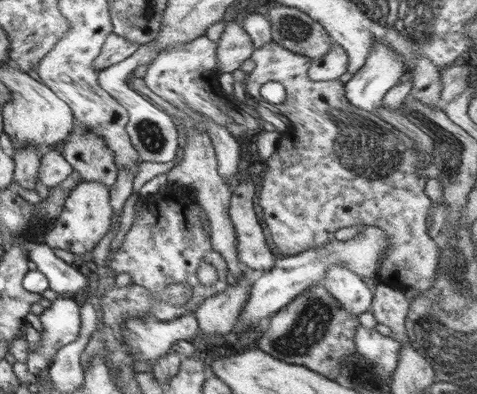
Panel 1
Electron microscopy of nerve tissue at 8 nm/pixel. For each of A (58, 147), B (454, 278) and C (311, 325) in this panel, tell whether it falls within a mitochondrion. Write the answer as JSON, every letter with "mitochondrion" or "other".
{"A":"other","B":"mitochondrion","C":"mitochondrion"}

